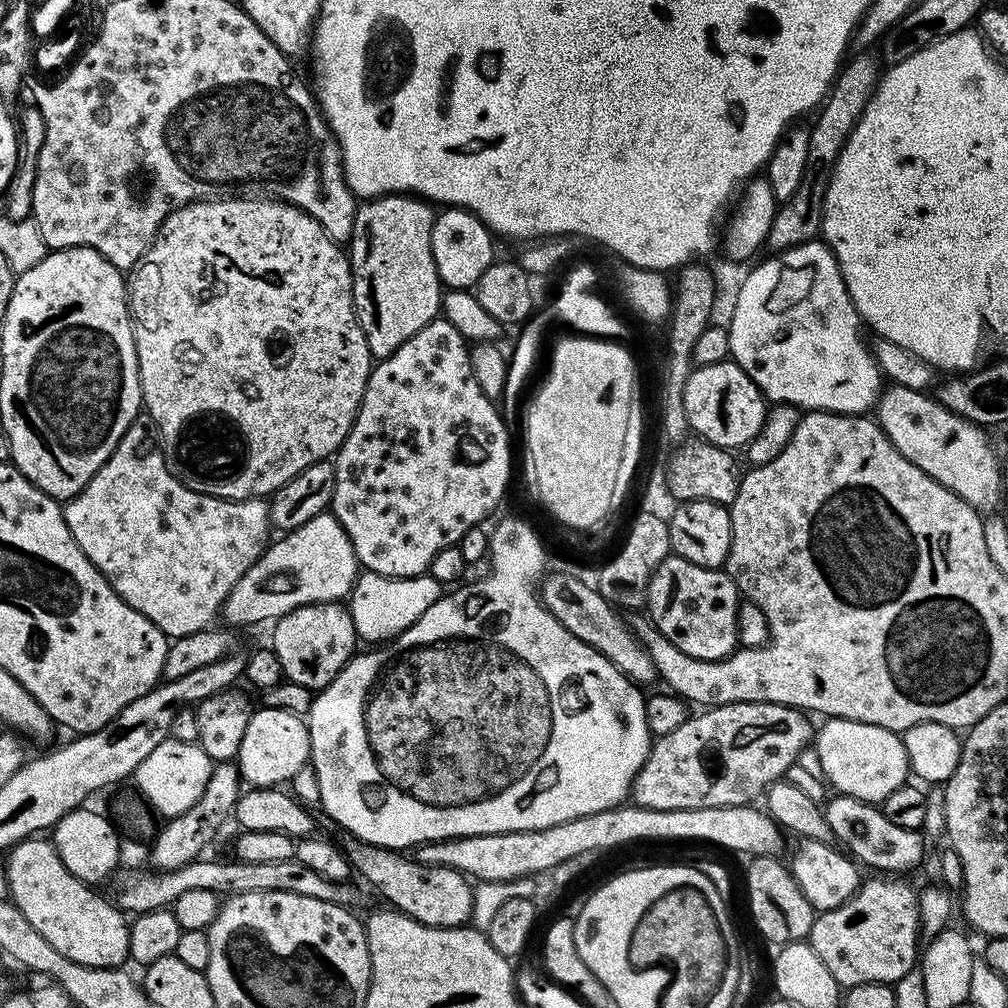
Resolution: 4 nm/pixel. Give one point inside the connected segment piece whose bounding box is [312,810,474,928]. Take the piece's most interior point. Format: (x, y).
(437, 896)

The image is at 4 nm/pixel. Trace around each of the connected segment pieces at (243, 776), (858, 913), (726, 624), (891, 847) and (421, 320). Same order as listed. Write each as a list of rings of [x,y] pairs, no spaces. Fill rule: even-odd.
[[[257,707],[250,718],[250,726],[246,726],[246,734],[242,737],[242,746],[235,758],[235,765],[240,769],[240,779],[245,785],[253,788],[274,788],[287,785],[309,763],[312,755],[310,734],[305,717],[295,716],[286,710]]]
[[[896,878],[893,884],[887,884],[887,879],[865,879],[856,895],[829,912],[819,913],[808,935],[807,943],[822,958],[826,970],[834,974],[834,978],[845,989],[858,986],[862,982],[882,982],[894,985],[897,980],[910,973],[918,964],[918,949],[920,942],[919,906],[917,904],[917,889],[907,884],[907,879]]]
[[[669,554],[648,579],[646,612],[653,626],[666,634],[678,650],[694,658],[721,660],[736,651],[736,623],[741,603],[742,593],[727,571],[703,568],[675,554]]]
[[[833,795],[823,805],[824,817],[834,832],[836,844],[847,855],[865,869],[877,868],[877,873],[896,872],[892,874],[908,874],[924,860],[924,844],[921,833],[917,830],[906,830],[902,826],[894,826],[890,818],[875,804],[863,804],[849,796]],[[921,840],[921,841],[920,841]],[[865,864],[865,865],[864,865]]]
[[[393,194],[390,196],[368,198],[357,207],[354,227],[352,228],[352,239],[350,241],[350,247],[352,247],[352,252],[350,248],[350,263],[352,265],[352,302],[356,305],[356,319],[360,321],[360,325],[364,331],[366,346],[372,351],[372,355],[377,361],[385,360],[390,354],[394,354],[394,350],[398,350],[398,346],[402,346],[402,342],[414,338],[414,334],[418,334],[418,330],[422,330],[422,326],[426,326],[430,321],[437,319],[437,317],[441,315],[442,285],[440,283],[438,270],[434,266],[432,247],[430,246],[432,227],[434,226],[436,217],[437,213],[434,211],[433,205],[429,203],[429,201],[411,194]]]

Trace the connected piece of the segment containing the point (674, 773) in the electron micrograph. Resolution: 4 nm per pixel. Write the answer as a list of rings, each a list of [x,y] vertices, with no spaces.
[[[723,704],[701,713],[701,716],[689,715],[678,730],[653,743],[644,768],[632,784],[630,796],[635,807],[682,810],[751,805],[755,796],[763,797],[773,782],[787,777],[792,765],[814,740],[814,724],[808,721],[811,719],[801,709],[787,708],[784,704]]]

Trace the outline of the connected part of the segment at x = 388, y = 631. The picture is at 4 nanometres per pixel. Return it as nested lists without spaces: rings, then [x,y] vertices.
[[[361,571],[350,593],[350,611],[357,637],[361,641],[369,640],[372,646],[391,641],[411,624],[418,622],[418,618],[422,618],[422,614],[426,614],[426,610],[430,610],[430,606],[434,606],[441,595],[442,585],[431,574],[398,577]]]

